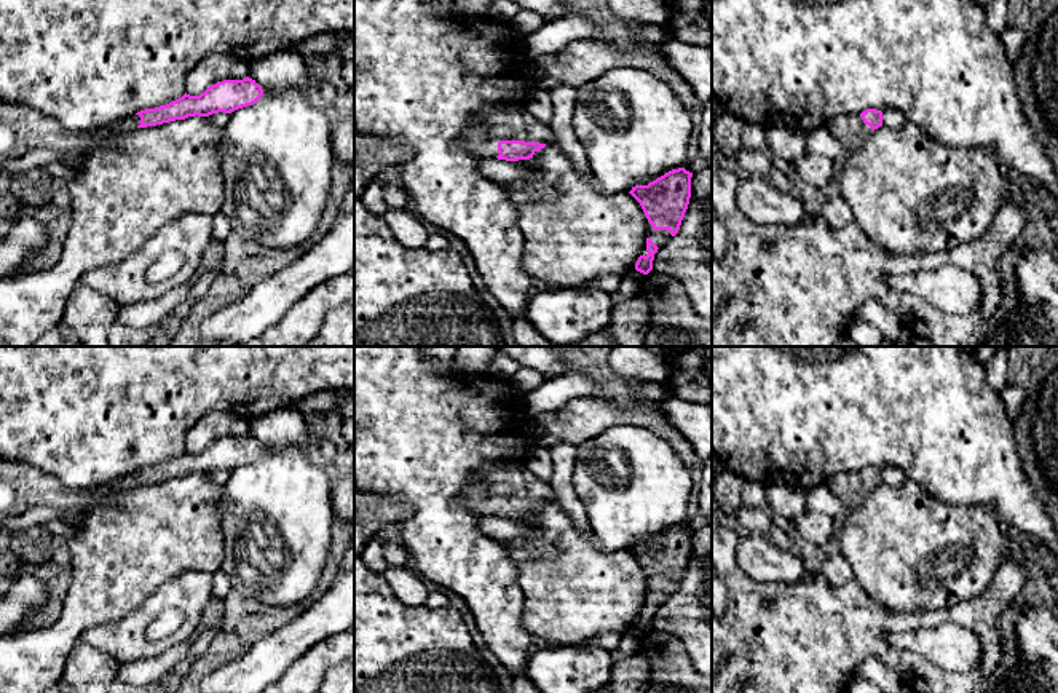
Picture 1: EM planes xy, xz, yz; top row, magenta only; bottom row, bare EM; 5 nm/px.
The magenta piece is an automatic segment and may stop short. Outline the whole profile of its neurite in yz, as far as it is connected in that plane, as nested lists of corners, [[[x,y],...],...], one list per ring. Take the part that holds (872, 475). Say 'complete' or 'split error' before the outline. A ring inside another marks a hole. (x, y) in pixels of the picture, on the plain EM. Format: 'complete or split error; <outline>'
split error; [[[867,466],[859,471],[847,471],[835,474],[828,479],[827,487],[839,498],[844,509],[849,513],[863,505],[868,493],[882,484],[882,469]]]

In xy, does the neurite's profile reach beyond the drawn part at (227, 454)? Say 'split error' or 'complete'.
split error

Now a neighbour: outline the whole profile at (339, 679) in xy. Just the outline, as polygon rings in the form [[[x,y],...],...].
[[[354,656],[332,666],[314,693],[354,693]]]

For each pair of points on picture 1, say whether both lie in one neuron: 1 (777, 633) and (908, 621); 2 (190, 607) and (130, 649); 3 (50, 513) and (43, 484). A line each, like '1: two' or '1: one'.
1: one
2: one
3: two

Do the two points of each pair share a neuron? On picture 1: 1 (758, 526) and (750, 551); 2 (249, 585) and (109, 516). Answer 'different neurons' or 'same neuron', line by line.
1: different neurons
2: different neurons

